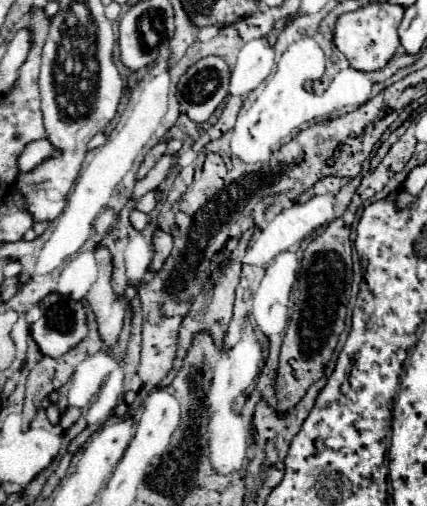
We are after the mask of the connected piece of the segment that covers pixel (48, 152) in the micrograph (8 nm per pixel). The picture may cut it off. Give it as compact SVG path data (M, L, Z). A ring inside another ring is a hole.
M40 140L40 142L30 142L24 148L24 154L18 158L18 166L24 168L24 172L34 170L36 166L40 166L44 160L48 158L56 158L62 152L50 142L50 140Z

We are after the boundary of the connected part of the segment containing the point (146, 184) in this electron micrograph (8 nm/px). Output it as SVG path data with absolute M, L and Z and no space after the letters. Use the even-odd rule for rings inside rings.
M164 154L156 164L154 164L154 168L144 176L144 178L140 178L138 182L136 182L136 188L134 188L134 194L132 194L132 198L138 198L138 196L144 196L148 190L152 190L152 188L158 188L164 180L166 180L166 176L168 176L168 172L170 172L170 168L172 168L172 156L168 156L168 154Z

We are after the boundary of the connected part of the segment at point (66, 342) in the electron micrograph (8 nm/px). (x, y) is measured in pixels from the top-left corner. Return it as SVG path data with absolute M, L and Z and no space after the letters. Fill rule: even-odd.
M50 294L40 302L42 316L30 328L42 354L58 358L76 346L88 332L82 302Z

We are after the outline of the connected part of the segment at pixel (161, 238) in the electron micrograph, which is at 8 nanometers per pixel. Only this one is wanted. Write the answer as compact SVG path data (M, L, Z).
M160 228L154 232L154 258L152 258L152 264L150 264L150 268L154 272L158 272L164 266L166 258L172 252L172 244L174 244L174 240L172 240L170 232L164 232Z

